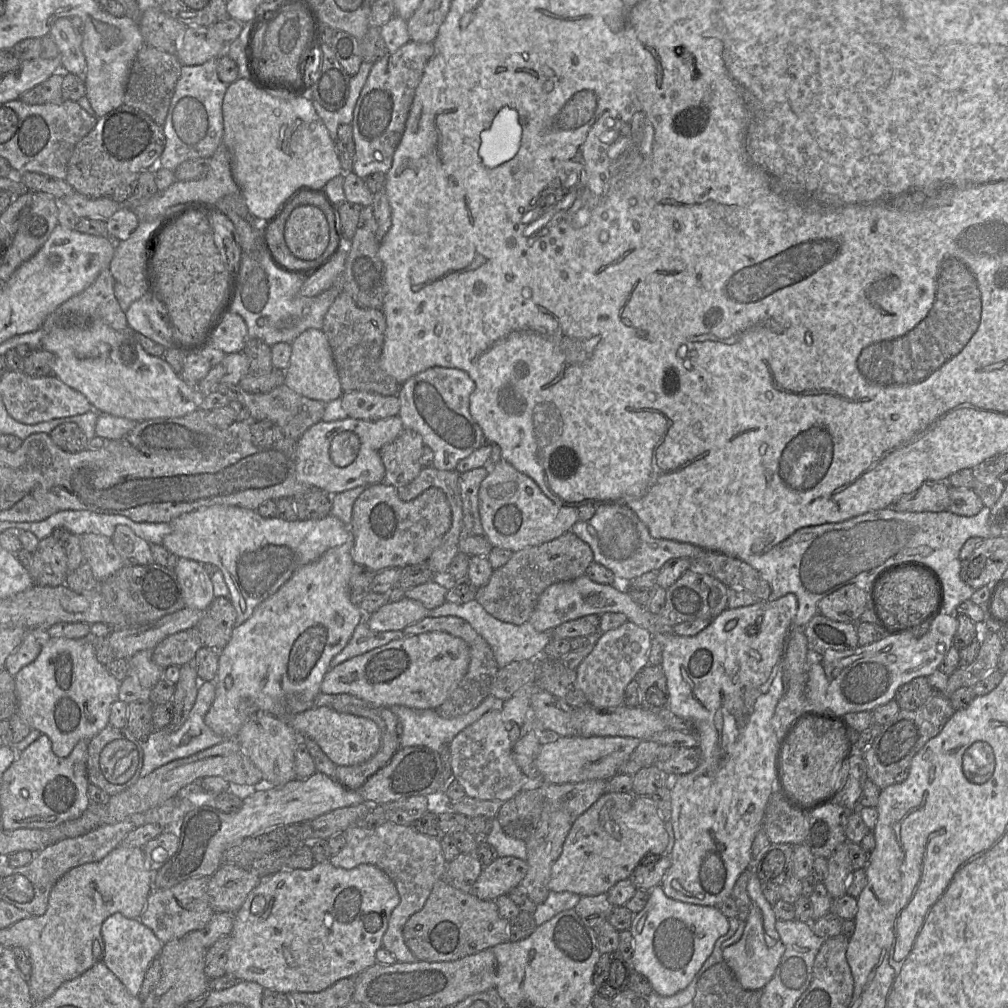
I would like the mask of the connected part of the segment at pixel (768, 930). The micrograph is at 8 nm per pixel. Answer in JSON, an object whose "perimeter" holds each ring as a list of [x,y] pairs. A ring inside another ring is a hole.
{"perimeter":[[[753,863],[747,870],[750,870],[750,879],[747,887],[750,898],[750,911],[744,933],[738,942],[723,949],[722,954],[723,961],[731,968],[743,988],[747,990],[762,990],[772,979],[785,952],[785,945],[775,927],[777,918],[773,911],[773,905],[768,902],[762,892],[762,882],[753,871]]]}

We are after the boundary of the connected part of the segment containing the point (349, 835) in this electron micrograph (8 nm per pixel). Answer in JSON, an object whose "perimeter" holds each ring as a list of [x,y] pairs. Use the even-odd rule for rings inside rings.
{"perimeter":[[[391,821],[376,829],[361,828],[354,824],[345,833],[344,848],[332,855],[329,862],[343,869],[370,864],[389,876],[397,888],[400,902],[391,913],[387,930],[382,938],[382,947],[391,952],[398,962],[419,961],[404,942],[403,928],[408,919],[424,907],[434,884],[443,877],[447,861],[442,852],[440,838],[420,834],[411,826],[398,825]]]}

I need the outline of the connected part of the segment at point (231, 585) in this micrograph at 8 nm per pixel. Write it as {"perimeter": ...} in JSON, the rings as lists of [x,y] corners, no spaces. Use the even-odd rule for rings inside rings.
{"perimeter":[[[214,505],[182,514],[169,524],[171,532],[162,541],[165,549],[178,558],[213,564],[223,574],[229,590],[229,600],[237,614],[236,626],[244,623],[254,609],[276,593],[296,571],[316,561],[329,549],[341,546],[352,538],[350,527],[333,515],[320,520],[287,521],[281,518],[264,518],[256,510],[225,505]]]}

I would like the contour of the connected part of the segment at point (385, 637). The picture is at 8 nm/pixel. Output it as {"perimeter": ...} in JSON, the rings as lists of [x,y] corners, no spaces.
{"perimeter":[[[363,620],[355,628],[348,644],[337,654],[330,663],[330,669],[337,665],[352,659],[353,657],[362,655],[373,649],[388,644],[391,641],[404,638],[401,630],[392,630],[386,632],[377,632],[369,628],[367,620]]]}

